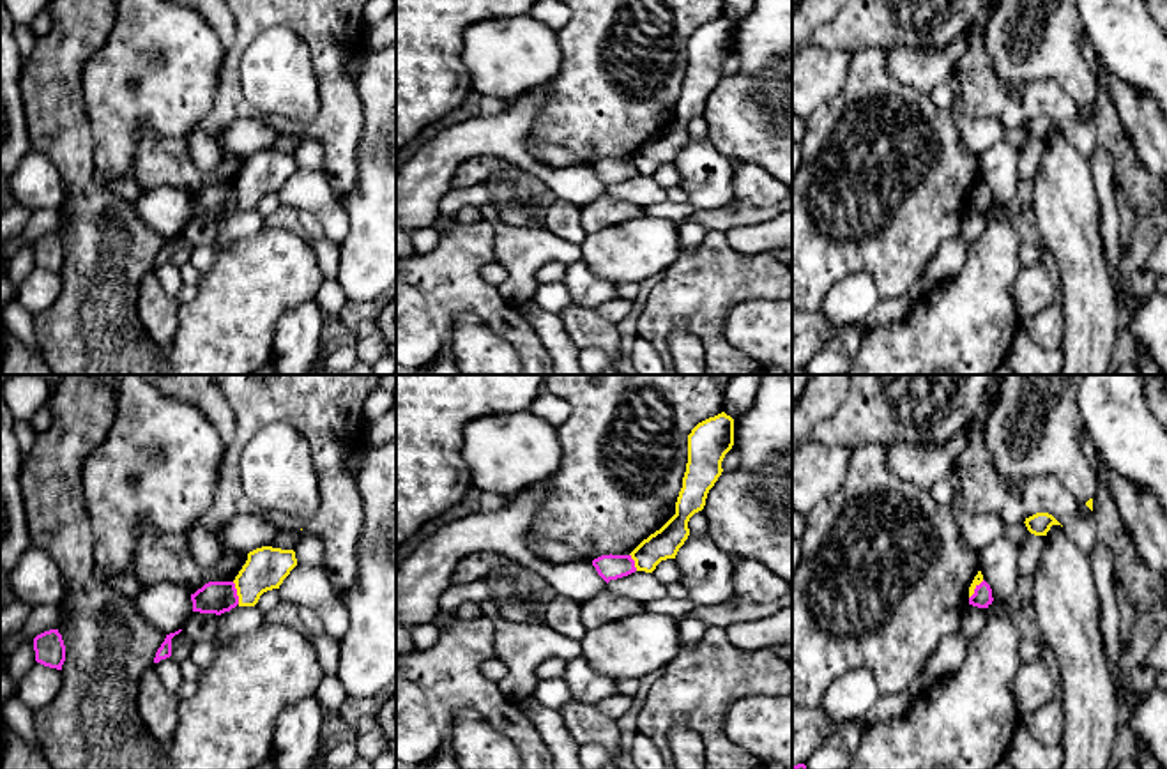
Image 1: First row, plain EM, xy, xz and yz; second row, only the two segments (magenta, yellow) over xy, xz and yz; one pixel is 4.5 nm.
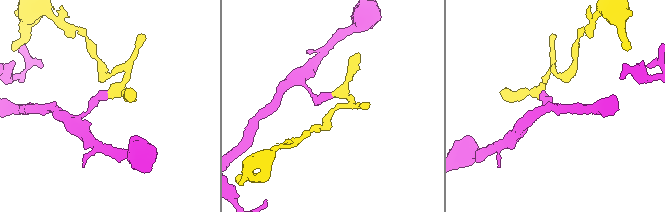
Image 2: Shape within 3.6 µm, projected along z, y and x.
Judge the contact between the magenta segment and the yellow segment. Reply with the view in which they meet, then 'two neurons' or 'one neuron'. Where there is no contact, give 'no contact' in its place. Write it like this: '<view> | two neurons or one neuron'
xy | two neurons

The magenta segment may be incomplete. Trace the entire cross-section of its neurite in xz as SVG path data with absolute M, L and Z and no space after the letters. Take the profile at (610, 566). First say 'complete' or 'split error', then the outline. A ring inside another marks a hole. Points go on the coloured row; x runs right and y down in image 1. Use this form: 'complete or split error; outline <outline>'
complete; outline M601 555L592 560L592 566L606 583L637 571L631 555Z

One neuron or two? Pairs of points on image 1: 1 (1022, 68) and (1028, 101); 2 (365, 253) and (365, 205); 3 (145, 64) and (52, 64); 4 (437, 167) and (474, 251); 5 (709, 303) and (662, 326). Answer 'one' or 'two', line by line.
1: two
2: one
3: two
4: two
5: one

